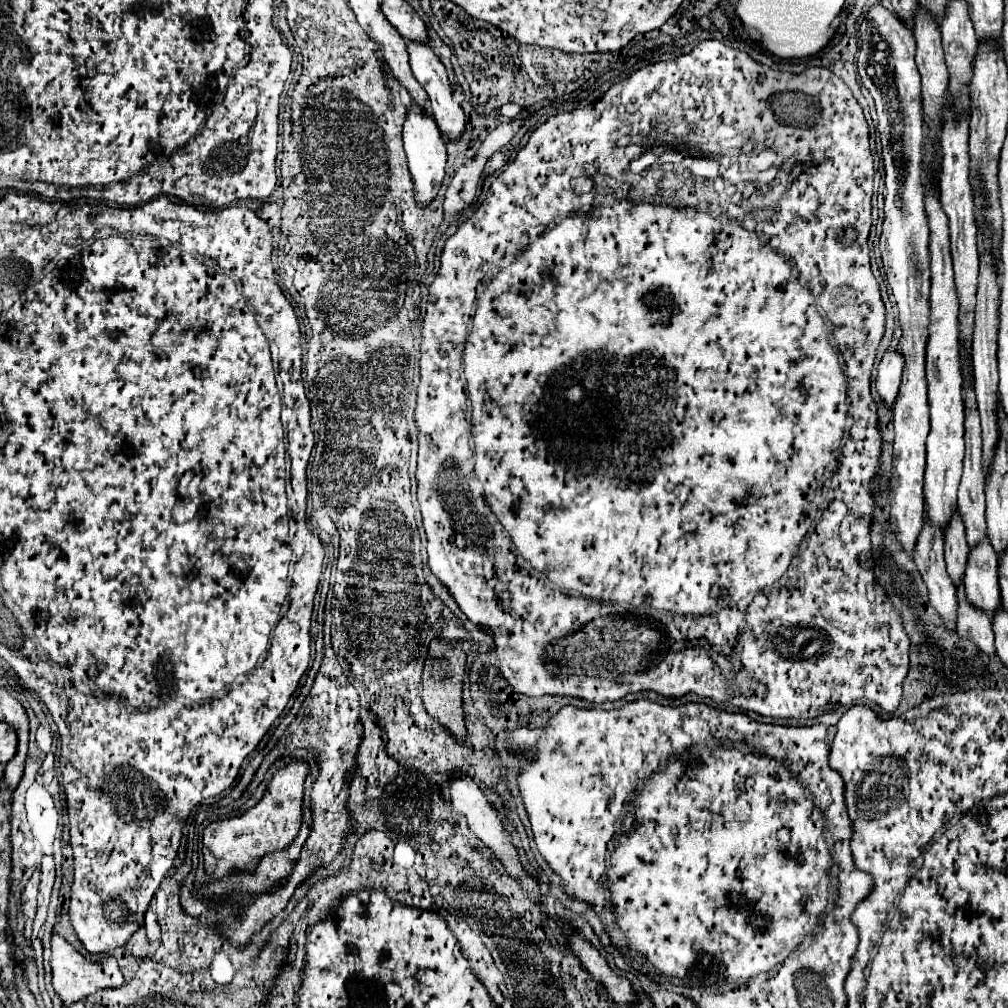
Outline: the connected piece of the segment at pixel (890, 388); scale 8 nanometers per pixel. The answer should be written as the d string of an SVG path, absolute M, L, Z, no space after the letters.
M888 349L880 361L878 375L876 375L876 391L888 409L892 409L892 405L898 397L898 389L900 389L900 381L902 381L902 369L904 369L904 357L900 353Z

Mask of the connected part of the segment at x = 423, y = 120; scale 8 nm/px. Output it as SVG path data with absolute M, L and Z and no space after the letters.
M412 103L412 109L408 111L408 117L404 121L402 137L404 137L404 151L406 151L406 157L408 157L410 175L414 179L414 199L420 205L426 207L436 197L436 193L440 191L442 181L444 181L446 145L444 145L442 135L440 135L438 127L436 127L436 121L426 111L418 109L414 103Z

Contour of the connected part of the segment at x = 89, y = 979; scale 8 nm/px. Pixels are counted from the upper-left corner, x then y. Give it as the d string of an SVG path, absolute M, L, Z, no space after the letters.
M52 933L52 961L50 963L52 963L52 985L66 1005L78 999L84 999L102 987L120 987L124 983L116 957L106 957L102 963L90 961L80 951L76 951L66 939L62 939L58 933Z

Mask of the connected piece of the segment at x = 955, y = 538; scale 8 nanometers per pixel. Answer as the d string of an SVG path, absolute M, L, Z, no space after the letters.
M956 517L954 525L950 525L950 529L946 529L944 551L946 551L948 575L950 575L954 585L960 585L964 581L964 571L966 571L968 553L970 553L970 547L966 543L966 535L964 535L960 517Z

